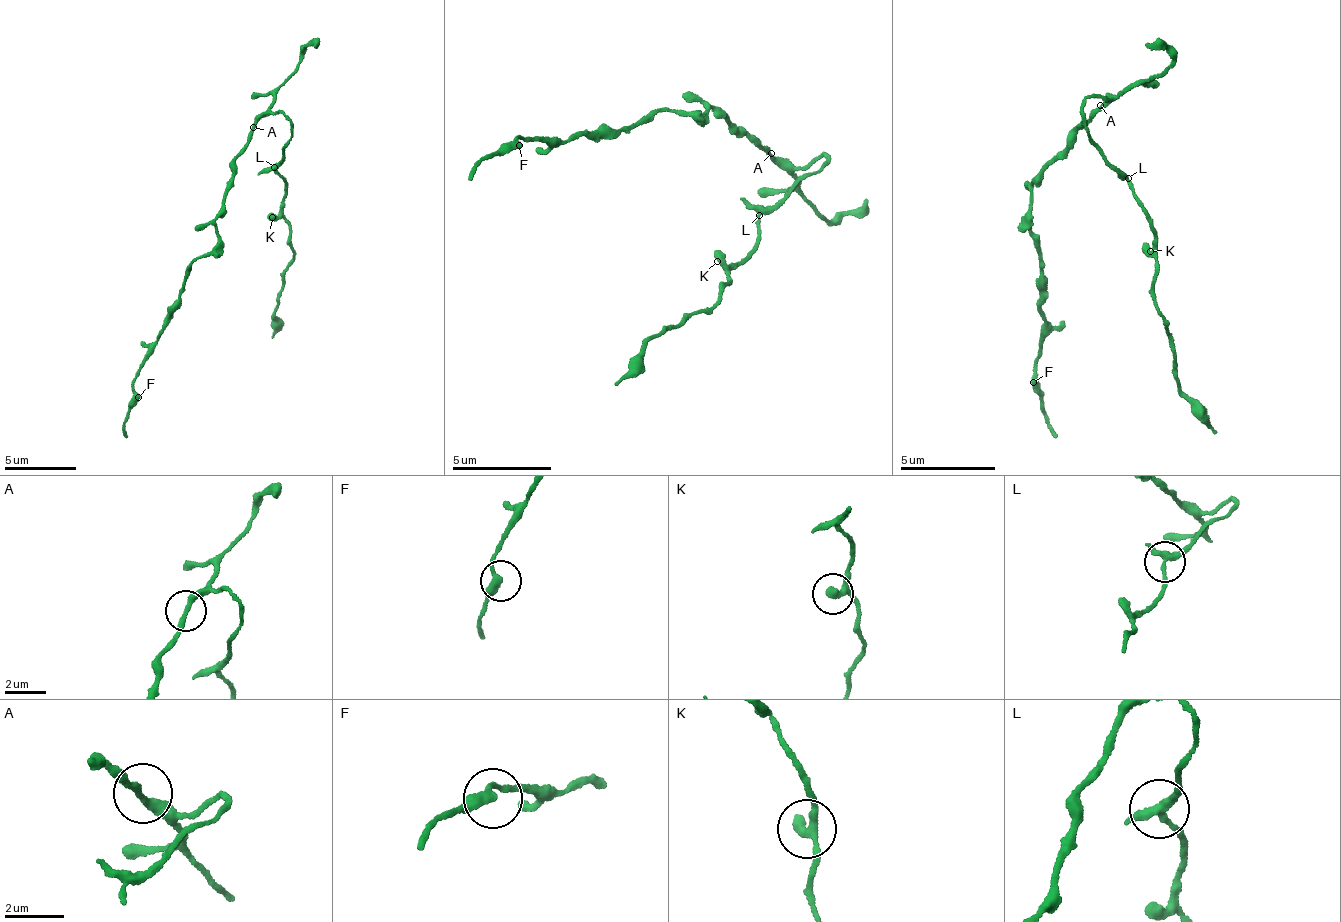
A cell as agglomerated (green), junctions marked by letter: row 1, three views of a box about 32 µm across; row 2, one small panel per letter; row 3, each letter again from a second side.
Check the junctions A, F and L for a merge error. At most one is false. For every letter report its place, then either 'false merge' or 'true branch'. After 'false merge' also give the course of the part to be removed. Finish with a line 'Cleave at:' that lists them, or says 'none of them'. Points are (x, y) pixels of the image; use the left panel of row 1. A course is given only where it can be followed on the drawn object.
A: place (253, 127); true branch
F: place (138, 397); true branch
L: place (274, 167); false merge; course (273, 166), (286, 182), (282, 199), (288, 247), (294, 255), (284, 274), (274, 316), (279, 328), (273, 337)
Cleave at: L

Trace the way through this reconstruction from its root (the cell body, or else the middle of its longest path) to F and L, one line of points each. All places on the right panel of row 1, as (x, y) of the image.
F: (1100, 109), (1073, 133), (1073, 146), (1032, 189), (1025, 222), (1040, 258), (1045, 328), (1033, 382)
L: (1100, 109), (1112, 99), (1108, 102), (1096, 95), (1088, 98), (1084, 128), (1090, 144), (1105, 163), (1129, 177)

